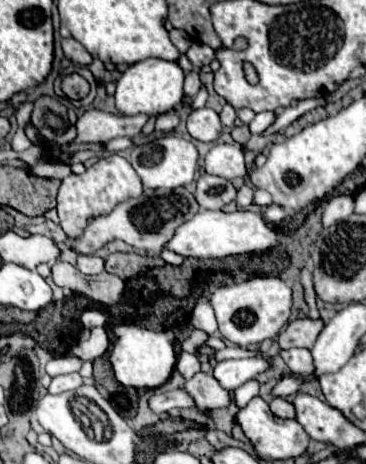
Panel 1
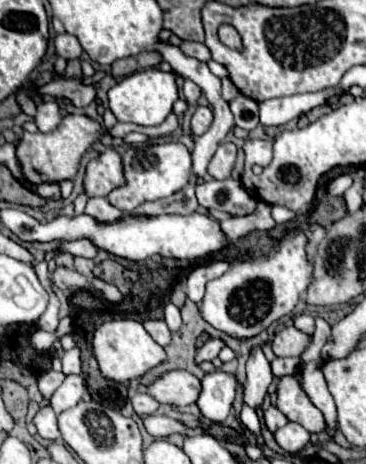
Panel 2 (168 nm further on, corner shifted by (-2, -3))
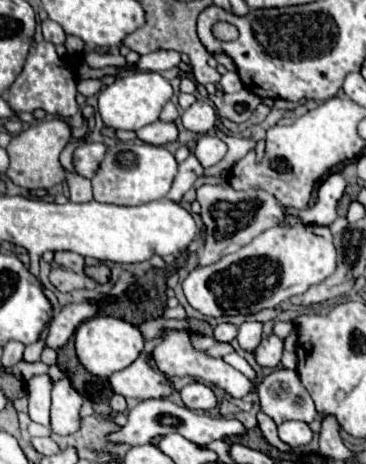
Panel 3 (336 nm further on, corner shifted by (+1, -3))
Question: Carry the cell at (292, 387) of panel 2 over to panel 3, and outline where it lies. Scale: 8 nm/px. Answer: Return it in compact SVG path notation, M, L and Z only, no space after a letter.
M275 369L261 381L257 395L261 411L265 411L277 425L289 419L313 423L317 417L315 403L303 387L297 371Z

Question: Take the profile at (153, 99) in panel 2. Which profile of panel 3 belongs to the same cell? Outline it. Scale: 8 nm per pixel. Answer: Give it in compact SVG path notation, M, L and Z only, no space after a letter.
M131 71L125 73L121 77L117 77L117 81L109 87L105 87L99 93L99 101L97 101L97 111L103 117L103 123L111 129L129 129L129 131L137 131L145 125L151 125L159 119L159 113L163 109L163 105L171 99L173 89L169 85L169 81L165 77L161 77L159 73L153 71Z

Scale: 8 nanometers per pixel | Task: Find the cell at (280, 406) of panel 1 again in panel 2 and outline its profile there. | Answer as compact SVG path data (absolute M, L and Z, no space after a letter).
M272 405L272 407L268 407L268 409L264 411L264 423L266 423L266 429L268 429L270 433L274 433L276 429L280 429L280 427L286 425L286 417L284 417L280 411L276 411L276 407Z

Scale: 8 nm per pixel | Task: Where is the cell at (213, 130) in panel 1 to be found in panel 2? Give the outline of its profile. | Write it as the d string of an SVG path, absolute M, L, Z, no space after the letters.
M198 105L196 111L194 111L194 115L192 115L192 133L196 137L202 135L202 133L206 133L208 127L210 127L210 123L212 123L212 111L210 111L210 107Z

